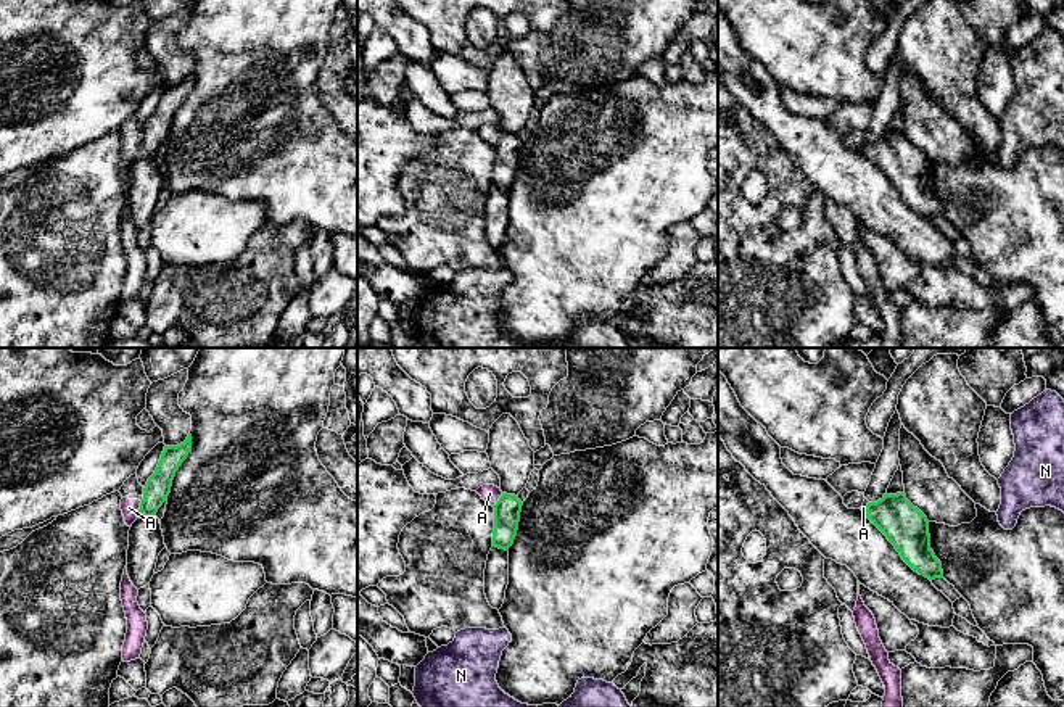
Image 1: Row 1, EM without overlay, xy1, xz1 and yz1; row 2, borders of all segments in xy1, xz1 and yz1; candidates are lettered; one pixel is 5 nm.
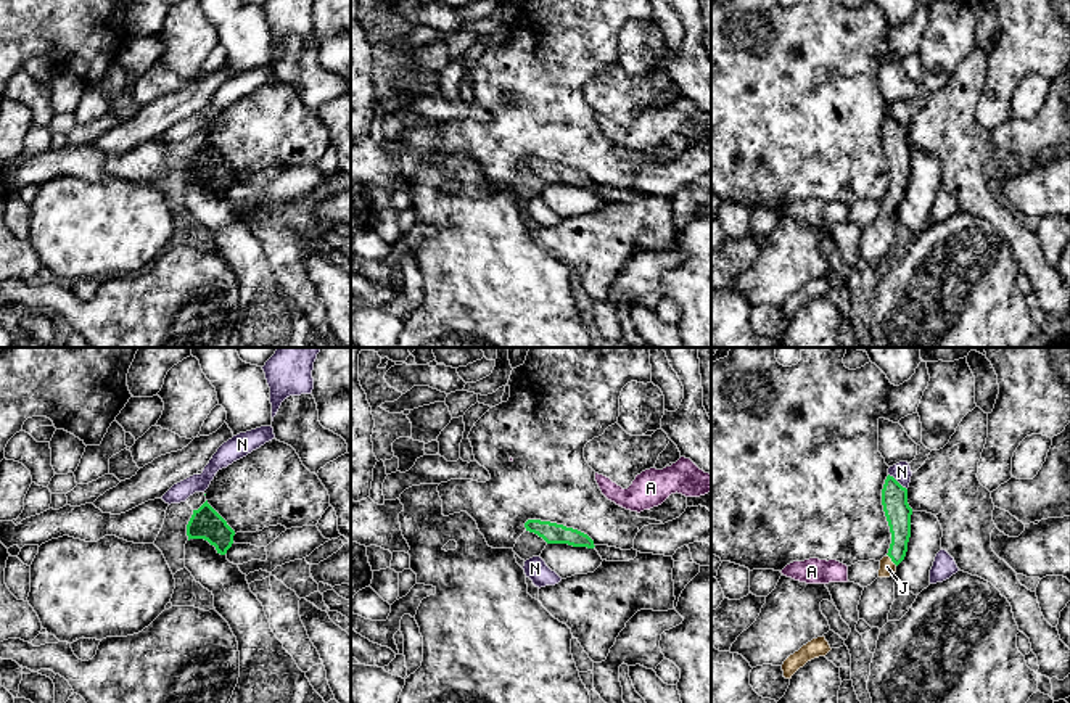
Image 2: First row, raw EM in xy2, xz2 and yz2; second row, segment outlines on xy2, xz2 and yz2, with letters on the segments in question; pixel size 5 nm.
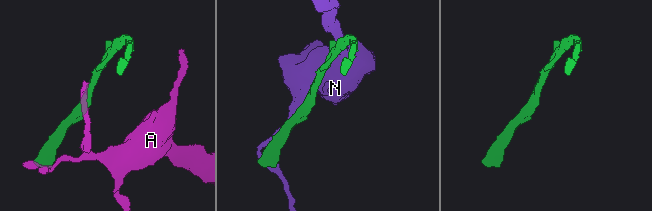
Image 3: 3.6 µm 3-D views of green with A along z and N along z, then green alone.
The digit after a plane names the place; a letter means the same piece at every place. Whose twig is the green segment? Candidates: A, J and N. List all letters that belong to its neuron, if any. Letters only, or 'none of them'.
J

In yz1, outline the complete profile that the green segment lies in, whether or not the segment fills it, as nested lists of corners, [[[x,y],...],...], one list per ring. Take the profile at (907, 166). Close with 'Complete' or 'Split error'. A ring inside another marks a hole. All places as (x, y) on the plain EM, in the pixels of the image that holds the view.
[[[885,132],[877,142],[868,142],[864,153],[914,211],[929,219],[943,217],[942,201],[930,188],[929,159],[905,132]]]. Complete

